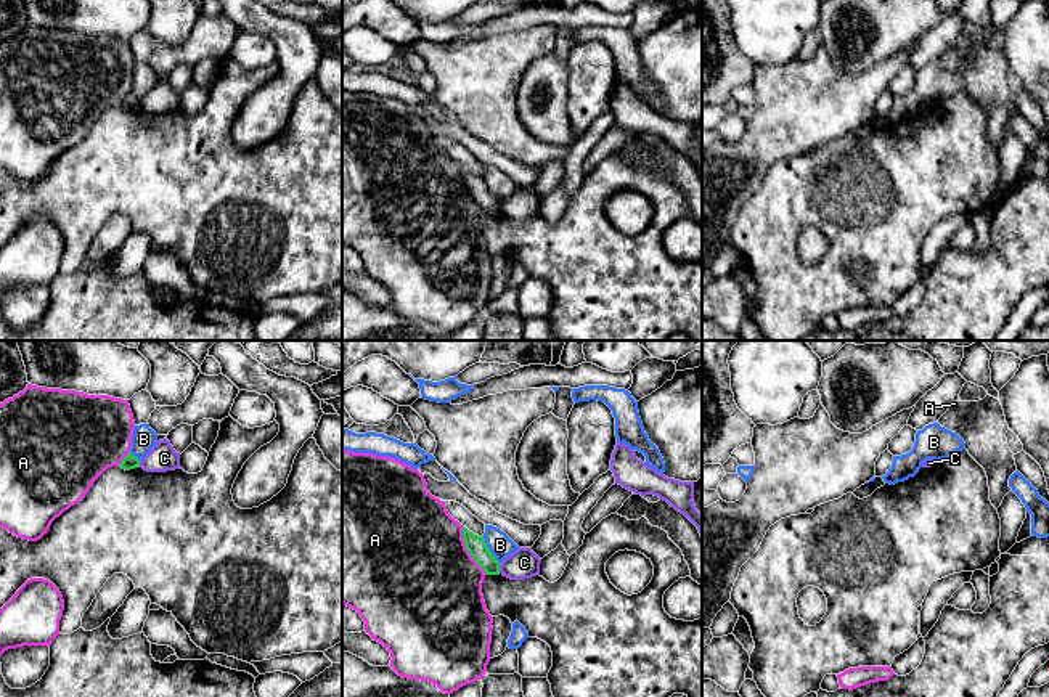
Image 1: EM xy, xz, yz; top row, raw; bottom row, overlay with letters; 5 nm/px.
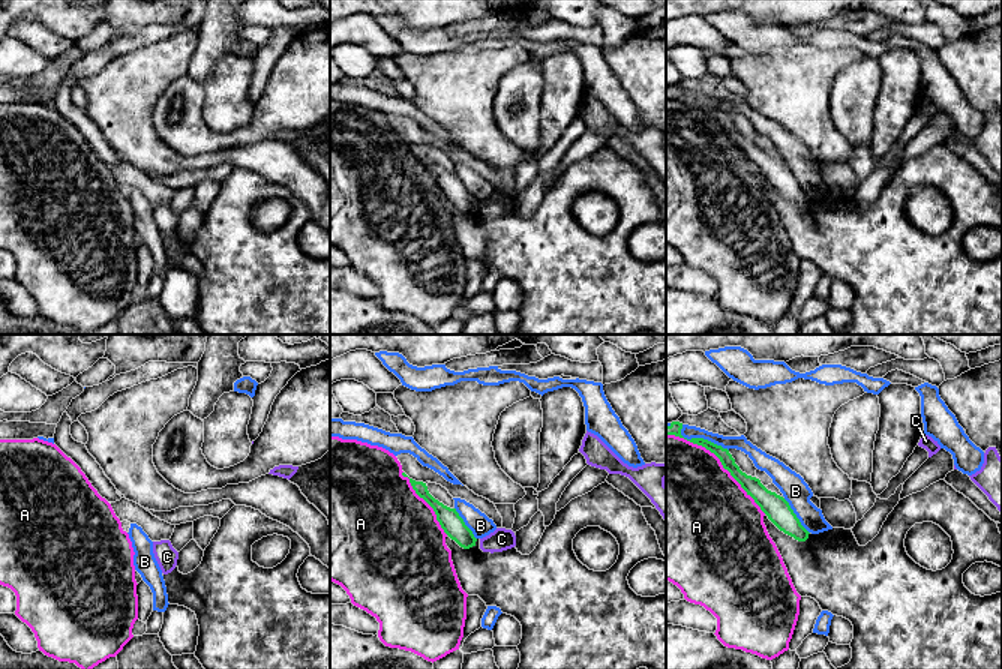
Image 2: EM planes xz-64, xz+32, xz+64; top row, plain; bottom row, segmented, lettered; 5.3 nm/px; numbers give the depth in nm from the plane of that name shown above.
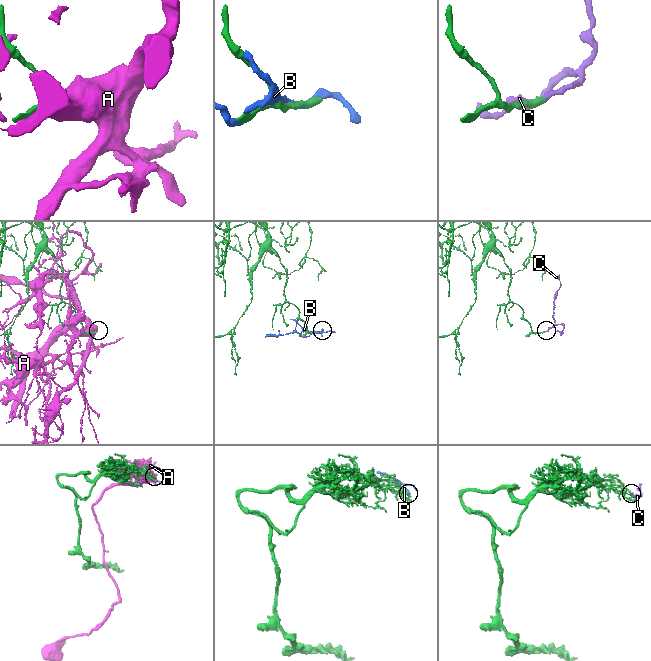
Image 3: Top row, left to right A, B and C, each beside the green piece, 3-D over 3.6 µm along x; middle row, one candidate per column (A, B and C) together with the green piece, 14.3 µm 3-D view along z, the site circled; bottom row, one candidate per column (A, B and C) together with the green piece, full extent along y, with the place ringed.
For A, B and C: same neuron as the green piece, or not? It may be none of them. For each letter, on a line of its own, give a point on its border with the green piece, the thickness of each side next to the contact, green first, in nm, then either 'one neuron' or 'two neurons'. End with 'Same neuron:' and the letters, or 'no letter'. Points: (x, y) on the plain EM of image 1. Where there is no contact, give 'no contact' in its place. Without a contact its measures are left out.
A: xz (468, 190) | 100/500 nm | two neurons
B: xz (489, 191) | 100/120 nm | two neurons
C: xz (498, 209) | 100/150 nm | two neurons
Same neuron: no letter

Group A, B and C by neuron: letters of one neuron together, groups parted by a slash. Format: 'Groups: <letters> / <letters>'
Groups: A / B / C

